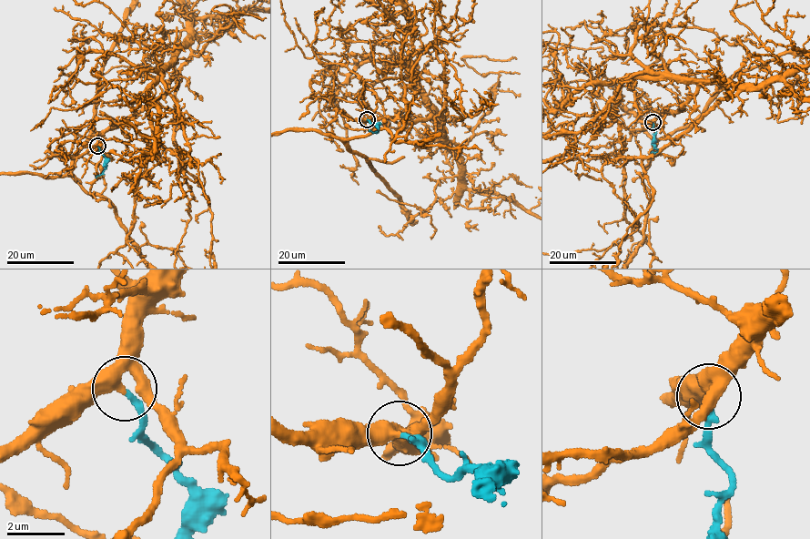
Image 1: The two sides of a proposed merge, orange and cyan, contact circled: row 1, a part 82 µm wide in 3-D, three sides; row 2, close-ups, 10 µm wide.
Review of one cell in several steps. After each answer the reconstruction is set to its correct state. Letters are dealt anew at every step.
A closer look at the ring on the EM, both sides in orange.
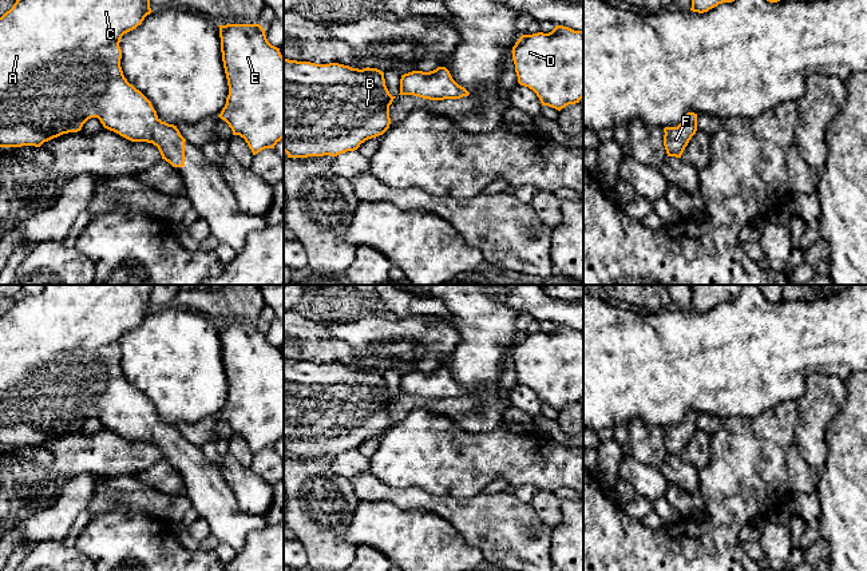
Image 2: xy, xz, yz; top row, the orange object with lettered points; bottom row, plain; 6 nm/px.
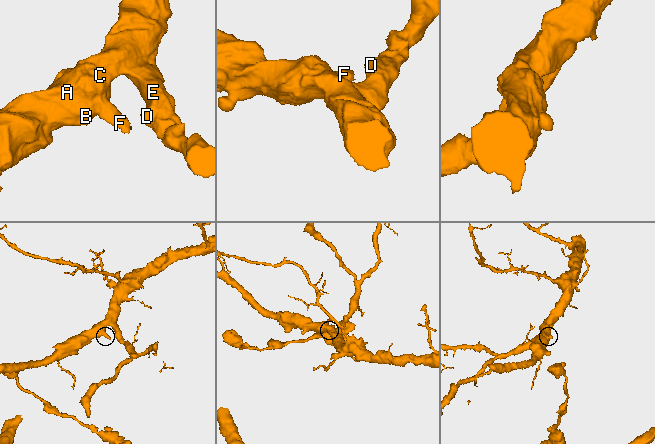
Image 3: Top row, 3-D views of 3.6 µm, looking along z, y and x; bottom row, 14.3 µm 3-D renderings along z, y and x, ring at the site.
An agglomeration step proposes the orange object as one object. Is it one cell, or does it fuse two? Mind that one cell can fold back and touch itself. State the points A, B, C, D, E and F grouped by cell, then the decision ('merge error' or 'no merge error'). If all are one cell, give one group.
groups A B C D E F; no merge error

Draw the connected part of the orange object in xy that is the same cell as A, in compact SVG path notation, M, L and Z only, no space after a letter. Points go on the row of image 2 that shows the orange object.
M16 0L0 17L0 147L40 147L98 118L104 128L131 142L153 143L162 159L183 167L186 139L177 126L158 118L151 102L127 82L120 67L122 36L151 12L150 0Z

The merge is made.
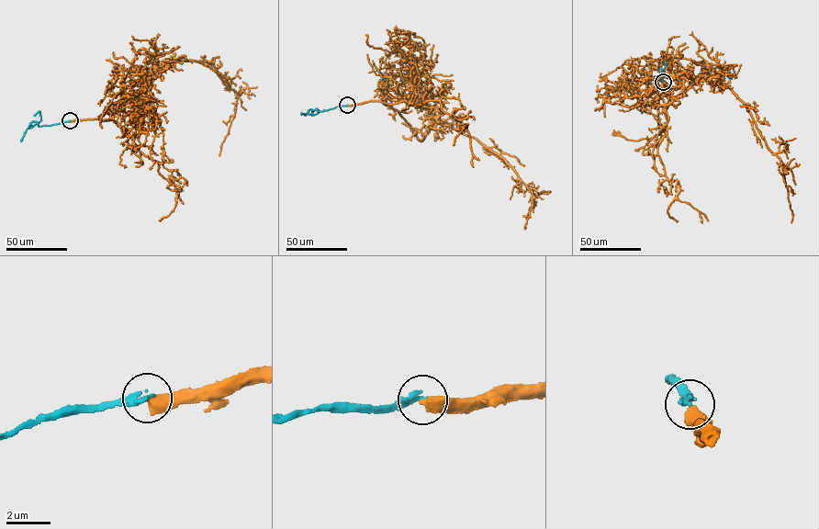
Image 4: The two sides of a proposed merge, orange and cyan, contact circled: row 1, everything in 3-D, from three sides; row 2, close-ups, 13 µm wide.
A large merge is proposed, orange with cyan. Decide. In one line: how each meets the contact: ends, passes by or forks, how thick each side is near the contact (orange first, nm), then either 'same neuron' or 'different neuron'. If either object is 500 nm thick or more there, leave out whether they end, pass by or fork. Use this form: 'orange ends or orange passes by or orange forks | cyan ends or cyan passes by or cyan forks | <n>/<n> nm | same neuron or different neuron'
500/260 nm | different neuron

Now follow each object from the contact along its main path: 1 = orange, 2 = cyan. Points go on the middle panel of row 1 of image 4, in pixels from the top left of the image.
1: (347, 105), (423, 96), (432, 120), (476, 139), (531, 191), (524, 229)
2: (347, 105), (308, 111), (314, 115), (319, 111), (315, 109), (312, 112)

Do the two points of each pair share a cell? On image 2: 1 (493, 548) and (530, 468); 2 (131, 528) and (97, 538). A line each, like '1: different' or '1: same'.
1: different
2: same

